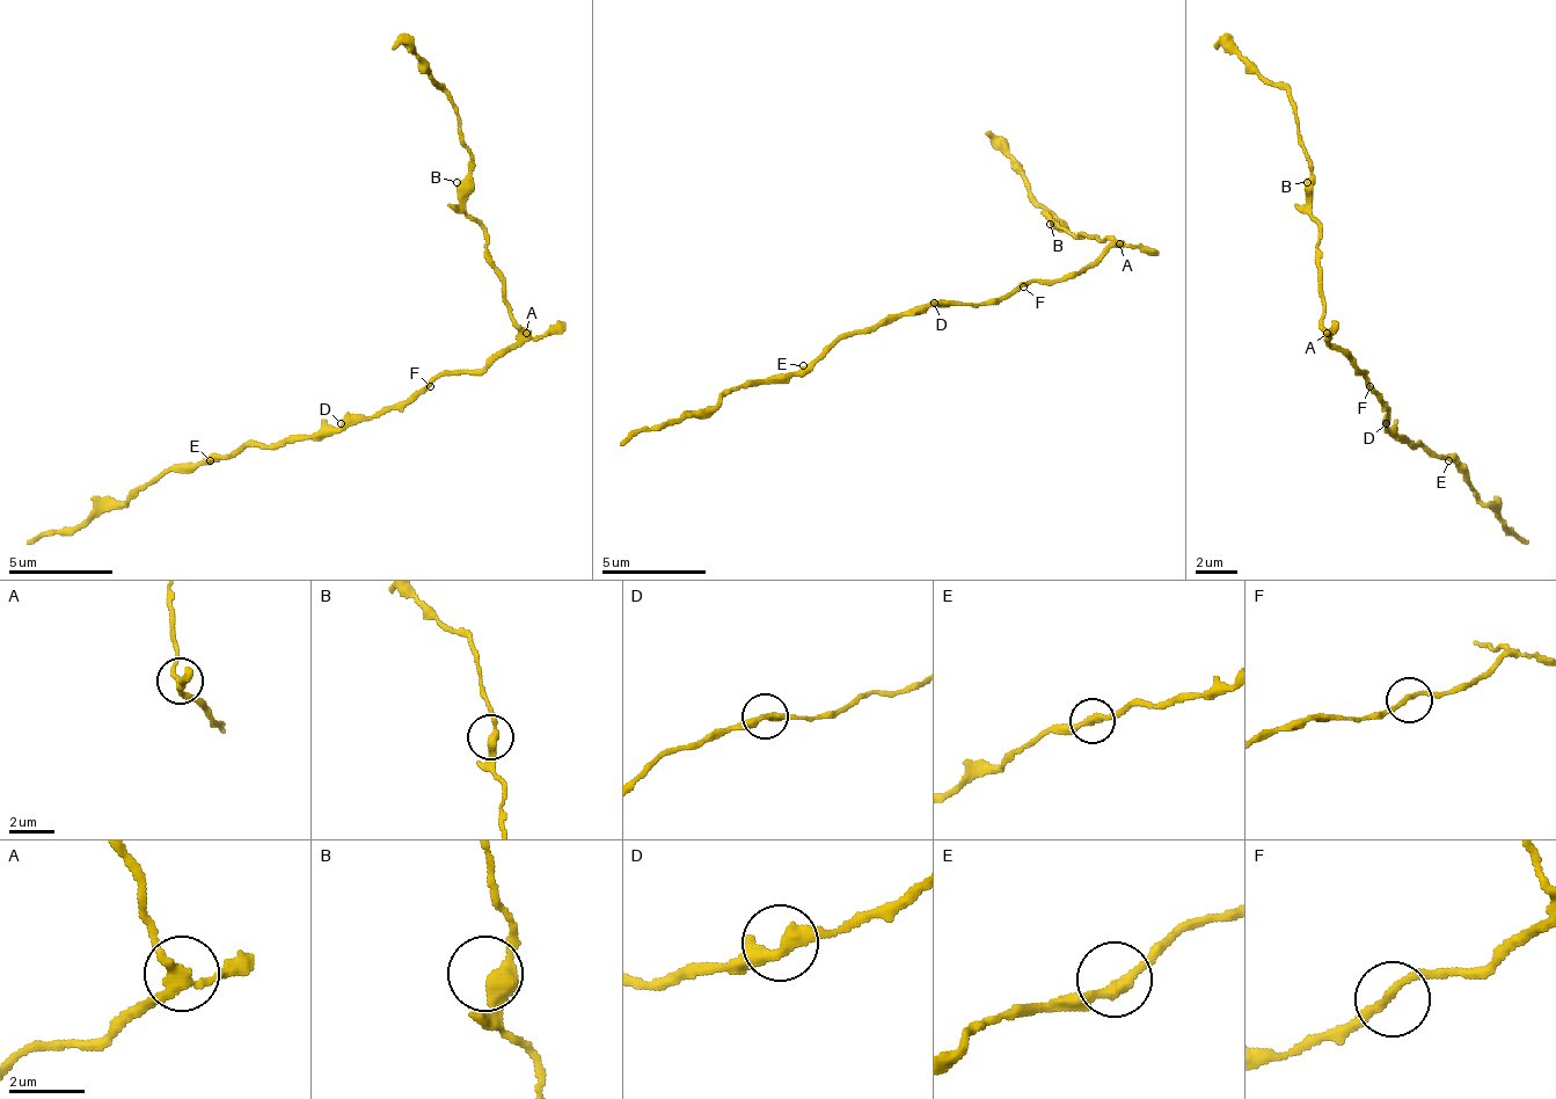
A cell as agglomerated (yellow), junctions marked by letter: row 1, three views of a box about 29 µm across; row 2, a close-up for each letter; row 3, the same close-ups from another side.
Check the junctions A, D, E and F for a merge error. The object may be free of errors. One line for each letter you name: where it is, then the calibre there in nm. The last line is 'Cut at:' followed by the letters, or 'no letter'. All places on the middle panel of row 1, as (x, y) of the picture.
A: (1119, 244) | 260 nm
Cut at: A

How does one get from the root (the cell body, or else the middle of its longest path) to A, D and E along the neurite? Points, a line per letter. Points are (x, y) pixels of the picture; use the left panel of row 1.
A: (424, 381), (482, 371), (492, 365), (524, 334)
D: (424, 381), (403, 402), (393, 402), (367, 419), (347, 419), (341, 423)
E: (424, 381), (403, 402), (367, 419), (347, 419), (335, 429), (283, 444), (241, 444), (210, 460)

